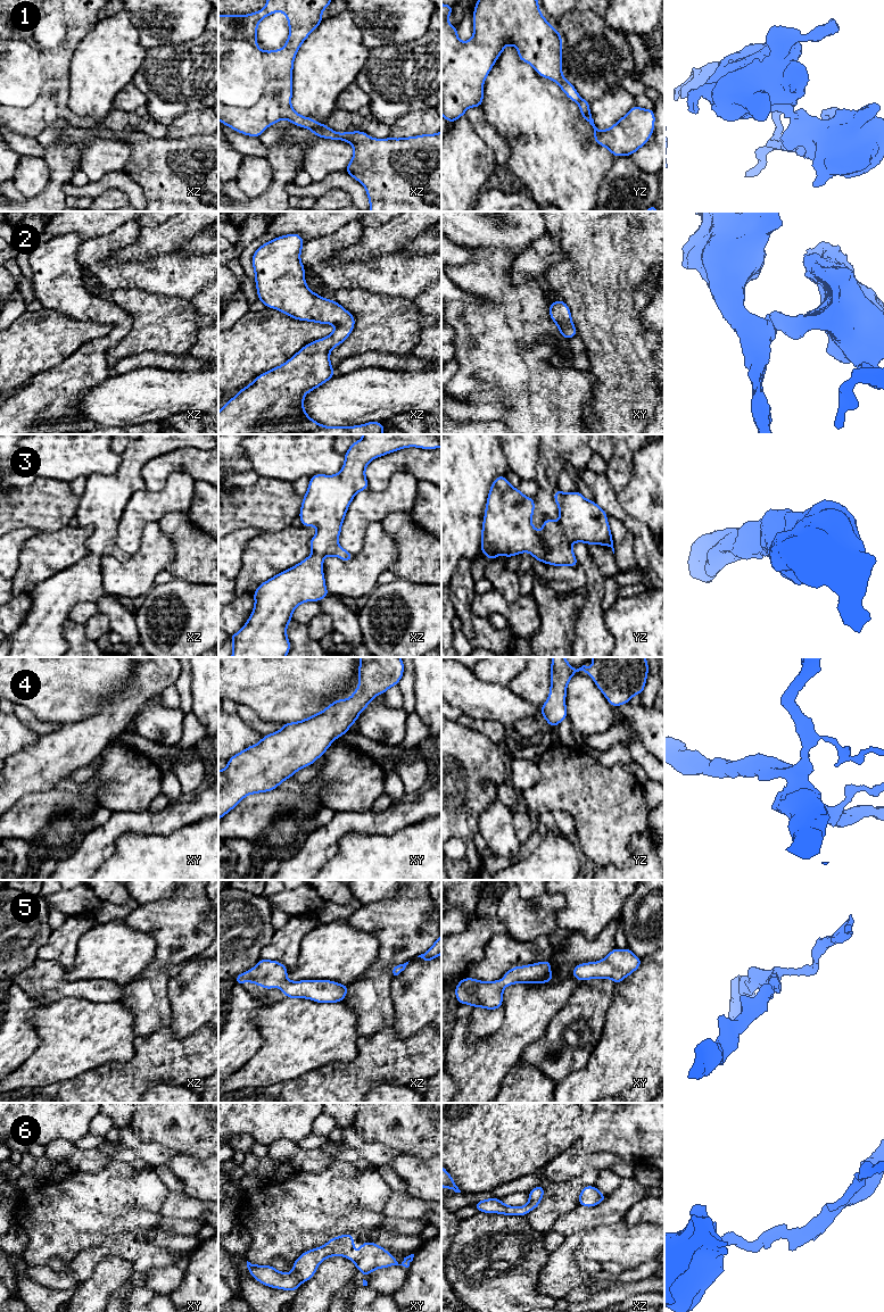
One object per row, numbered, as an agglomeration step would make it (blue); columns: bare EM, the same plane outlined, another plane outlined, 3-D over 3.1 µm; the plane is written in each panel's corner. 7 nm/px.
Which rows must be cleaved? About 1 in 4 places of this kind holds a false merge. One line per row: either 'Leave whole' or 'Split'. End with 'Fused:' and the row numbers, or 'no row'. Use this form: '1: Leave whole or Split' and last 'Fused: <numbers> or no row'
1: Split
2: Leave whole
3: Leave whole
4: Leave whole
5: Leave whole
6: Leave whole
Fused: 1

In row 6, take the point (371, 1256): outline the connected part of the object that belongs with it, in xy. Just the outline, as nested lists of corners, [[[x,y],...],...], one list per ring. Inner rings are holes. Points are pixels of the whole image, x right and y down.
[[[344,1234],[331,1238],[325,1245],[304,1252],[292,1264],[294,1271],[290,1273],[280,1272],[272,1265],[257,1265],[247,1261],[247,1268],[251,1277],[261,1284],[295,1292],[304,1282],[314,1277],[319,1264],[331,1256],[344,1256],[355,1263],[364,1277],[373,1270],[388,1268],[391,1265],[403,1265],[408,1268],[414,1254],[404,1257],[399,1264],[396,1257],[378,1244],[364,1242],[358,1254],[354,1255],[354,1235]]]

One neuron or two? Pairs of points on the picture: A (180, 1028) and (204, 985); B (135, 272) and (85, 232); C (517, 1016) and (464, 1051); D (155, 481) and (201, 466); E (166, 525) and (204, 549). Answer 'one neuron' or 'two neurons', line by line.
A: one neuron
B: two neurons
C: one neuron
D: one neuron
E: one neuron

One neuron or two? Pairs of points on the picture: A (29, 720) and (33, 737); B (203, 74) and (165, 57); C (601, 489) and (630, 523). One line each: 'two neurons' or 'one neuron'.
A: two neurons
B: one neuron
C: one neuron

